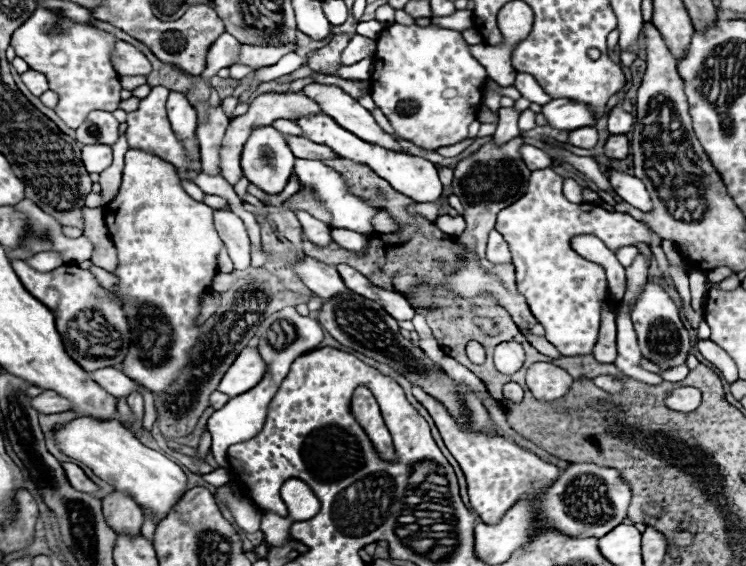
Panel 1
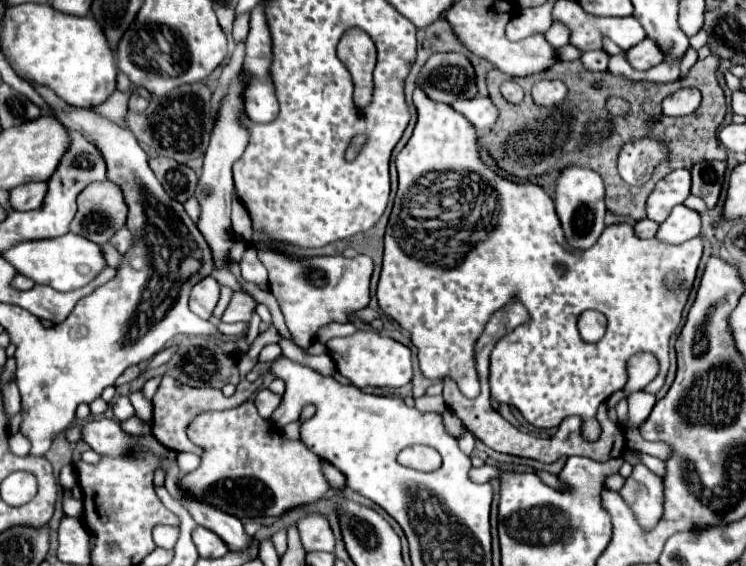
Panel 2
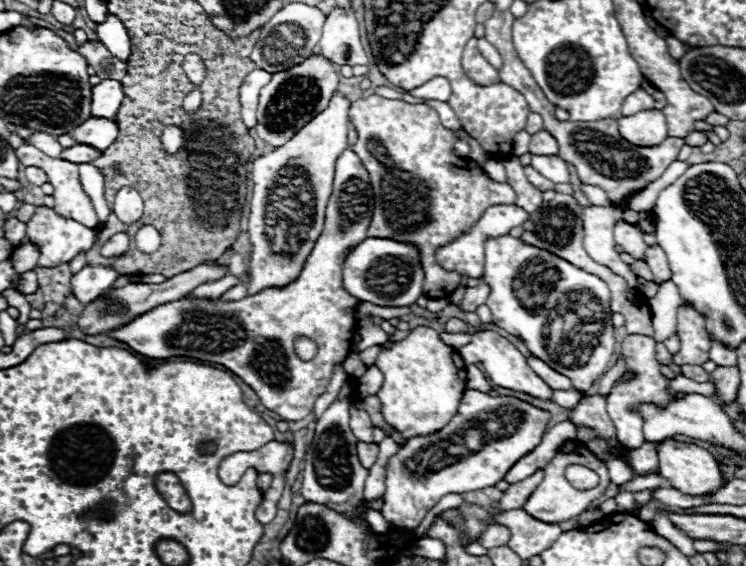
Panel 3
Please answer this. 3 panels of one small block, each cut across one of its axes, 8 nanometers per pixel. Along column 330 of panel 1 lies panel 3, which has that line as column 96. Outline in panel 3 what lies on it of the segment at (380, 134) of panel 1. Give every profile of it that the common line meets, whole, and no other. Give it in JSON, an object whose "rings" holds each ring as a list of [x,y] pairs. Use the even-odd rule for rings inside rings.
{"rings":[[[102,80],[92,88],[92,112],[96,118],[116,118],[122,104],[124,90],[116,80]]]}

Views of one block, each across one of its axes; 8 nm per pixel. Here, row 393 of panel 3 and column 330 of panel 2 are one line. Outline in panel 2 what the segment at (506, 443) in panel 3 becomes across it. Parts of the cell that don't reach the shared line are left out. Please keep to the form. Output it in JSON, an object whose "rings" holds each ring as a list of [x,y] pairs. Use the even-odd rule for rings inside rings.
{"rings":[[[322,462],[322,464],[324,464],[324,474],[326,474],[330,486],[336,488],[336,490],[342,490],[342,488],[346,486],[346,478],[344,478],[344,474],[342,474],[338,468],[334,468],[332,464],[328,464],[328,462]]]}

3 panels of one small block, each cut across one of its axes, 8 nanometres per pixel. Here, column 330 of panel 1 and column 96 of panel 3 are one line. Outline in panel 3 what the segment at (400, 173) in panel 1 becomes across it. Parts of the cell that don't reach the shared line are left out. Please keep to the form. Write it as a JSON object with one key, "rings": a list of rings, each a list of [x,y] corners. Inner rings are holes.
{"rings":[[[90,118],[86,124],[80,124],[70,132],[78,144],[92,146],[100,152],[104,152],[118,136],[118,126],[114,120],[102,120],[102,118]]]}

